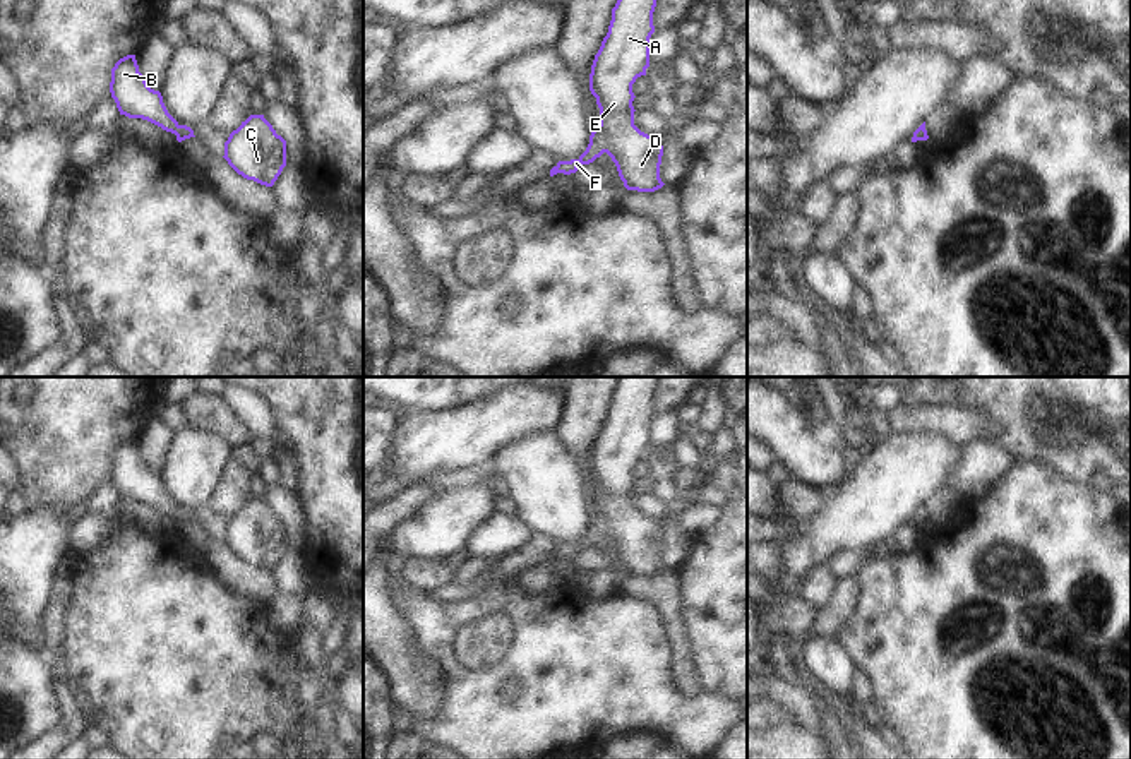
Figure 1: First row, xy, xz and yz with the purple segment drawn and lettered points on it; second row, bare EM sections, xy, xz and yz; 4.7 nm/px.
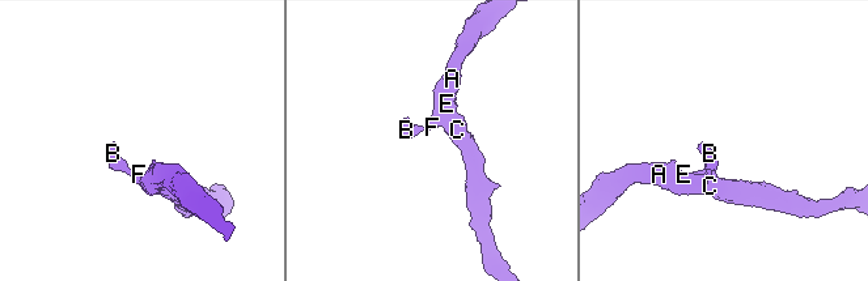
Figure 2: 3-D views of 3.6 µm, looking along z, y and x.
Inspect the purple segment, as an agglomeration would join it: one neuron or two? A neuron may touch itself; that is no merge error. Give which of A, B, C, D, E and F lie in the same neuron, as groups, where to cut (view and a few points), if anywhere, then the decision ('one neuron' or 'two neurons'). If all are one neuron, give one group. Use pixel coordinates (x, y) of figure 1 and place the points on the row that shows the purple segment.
A B C D E F; no cut; one neuron

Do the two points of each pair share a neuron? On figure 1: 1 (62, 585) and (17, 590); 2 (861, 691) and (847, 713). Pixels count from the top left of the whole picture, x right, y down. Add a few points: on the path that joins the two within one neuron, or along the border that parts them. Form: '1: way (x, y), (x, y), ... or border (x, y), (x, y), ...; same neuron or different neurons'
1: border (67, 552), (57, 566), (40, 626); different neurons
2: border (849, 696), (859, 710); different neurons

